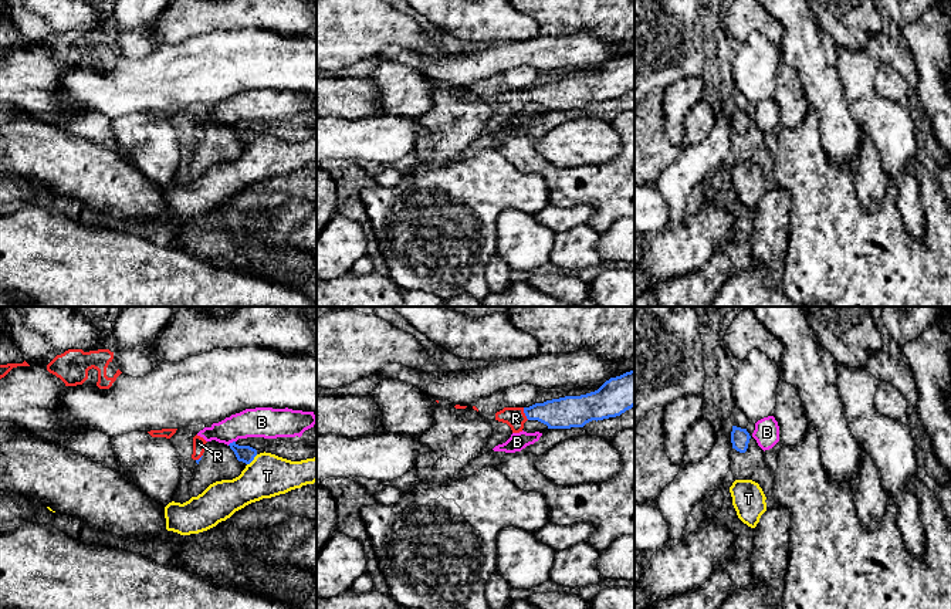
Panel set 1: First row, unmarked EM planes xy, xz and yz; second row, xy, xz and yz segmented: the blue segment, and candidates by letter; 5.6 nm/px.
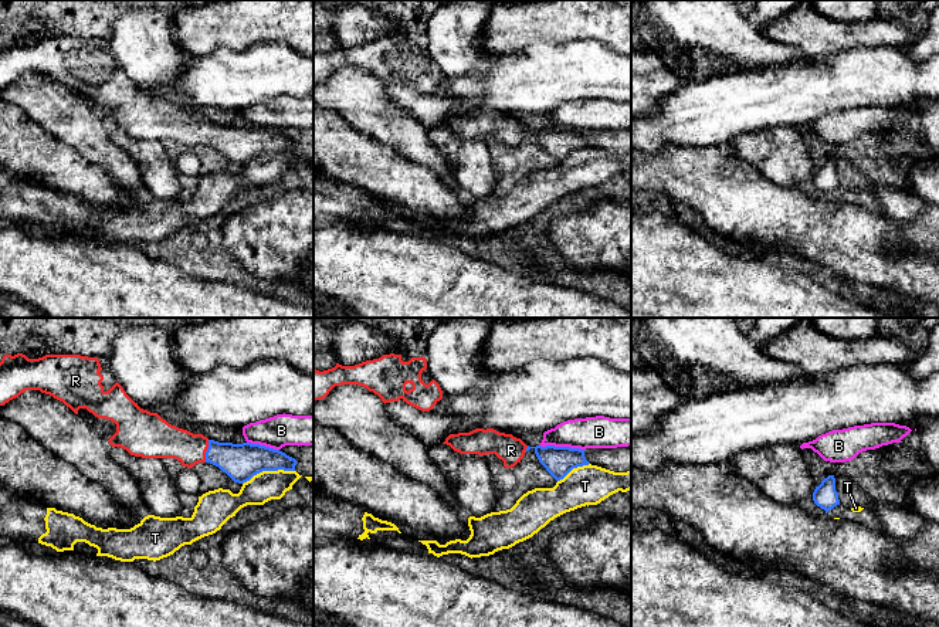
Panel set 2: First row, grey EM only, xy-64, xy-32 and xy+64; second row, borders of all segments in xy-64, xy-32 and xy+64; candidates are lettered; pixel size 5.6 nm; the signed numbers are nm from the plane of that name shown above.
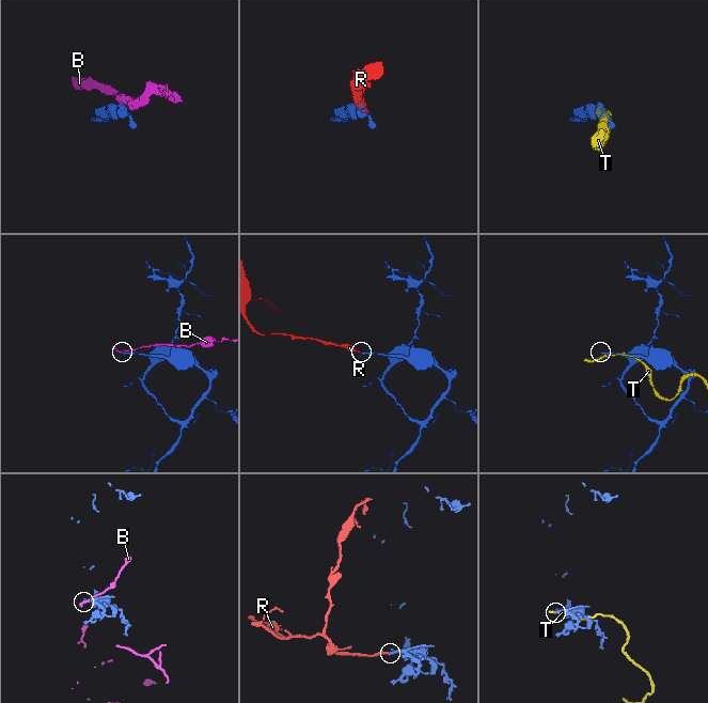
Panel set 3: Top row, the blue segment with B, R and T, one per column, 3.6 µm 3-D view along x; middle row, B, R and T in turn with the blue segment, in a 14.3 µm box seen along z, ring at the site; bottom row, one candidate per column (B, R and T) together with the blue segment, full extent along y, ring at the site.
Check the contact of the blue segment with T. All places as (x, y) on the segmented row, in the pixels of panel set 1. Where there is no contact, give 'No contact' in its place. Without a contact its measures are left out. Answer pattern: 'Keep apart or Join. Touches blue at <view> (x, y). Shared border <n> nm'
Keep apart. Touches blue at xy (251, 460). Shared border 90 nm

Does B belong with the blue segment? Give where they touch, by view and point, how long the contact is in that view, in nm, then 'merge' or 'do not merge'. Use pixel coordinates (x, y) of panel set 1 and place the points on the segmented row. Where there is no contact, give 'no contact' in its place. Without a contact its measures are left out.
meets blue in xy at (230, 443); contact 50 nm long; do not merge

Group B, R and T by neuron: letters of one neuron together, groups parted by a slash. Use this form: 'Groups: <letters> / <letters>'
Groups: B / R / T

